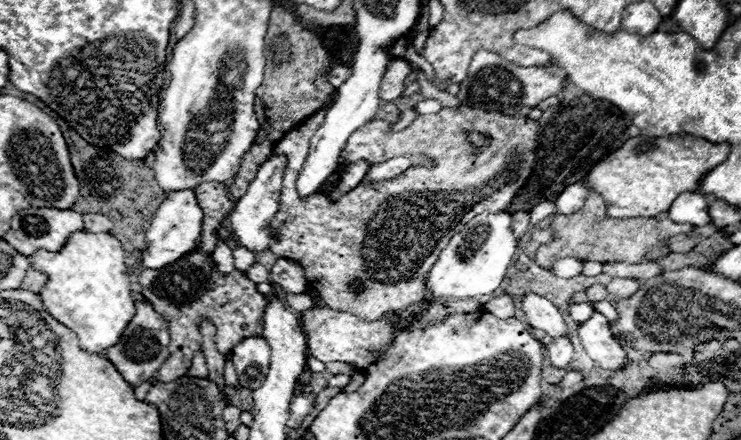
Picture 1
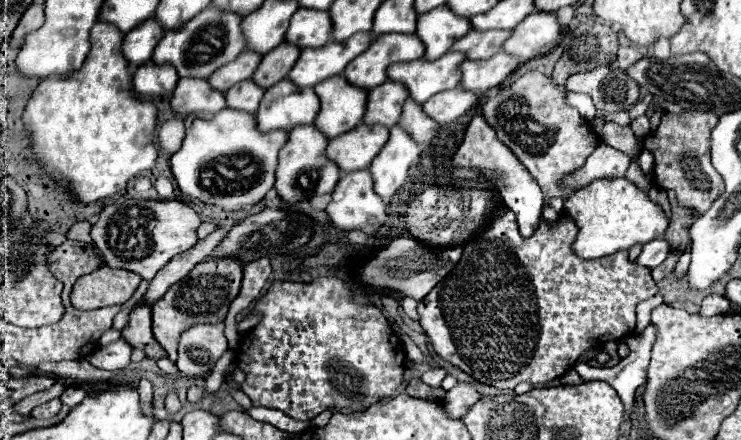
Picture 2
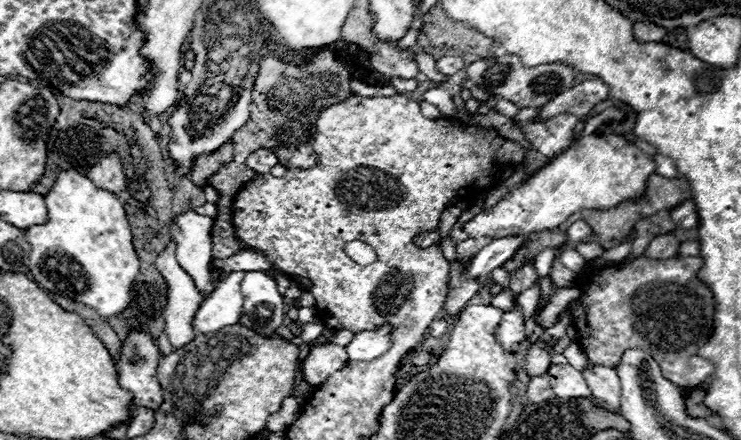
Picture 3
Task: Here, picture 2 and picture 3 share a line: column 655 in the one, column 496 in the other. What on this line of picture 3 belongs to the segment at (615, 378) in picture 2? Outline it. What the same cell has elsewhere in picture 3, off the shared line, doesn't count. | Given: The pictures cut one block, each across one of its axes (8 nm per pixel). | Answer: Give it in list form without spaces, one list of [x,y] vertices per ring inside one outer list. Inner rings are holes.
[[[512,310],[508,314],[502,316],[498,328],[496,328],[496,340],[498,344],[502,346],[504,352],[512,354],[512,346],[522,342],[526,336],[524,336],[524,320],[522,320],[522,314],[518,310]]]

